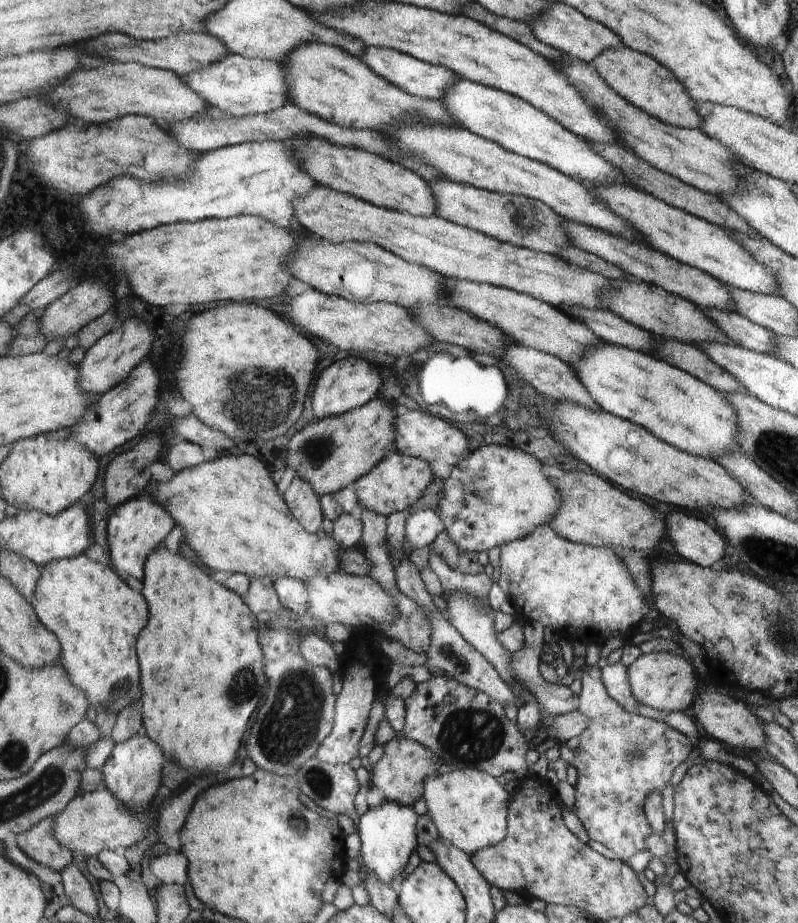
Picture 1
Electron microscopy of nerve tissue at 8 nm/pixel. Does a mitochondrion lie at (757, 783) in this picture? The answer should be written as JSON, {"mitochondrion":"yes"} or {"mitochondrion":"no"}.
{"mitochondrion":"no"}

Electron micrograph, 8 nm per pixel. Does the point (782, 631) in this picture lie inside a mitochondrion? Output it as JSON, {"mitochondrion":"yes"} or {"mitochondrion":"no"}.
{"mitochondrion":"yes"}

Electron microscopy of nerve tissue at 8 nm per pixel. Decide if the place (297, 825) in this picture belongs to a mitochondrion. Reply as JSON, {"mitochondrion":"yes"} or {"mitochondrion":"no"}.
{"mitochondrion":"yes"}

